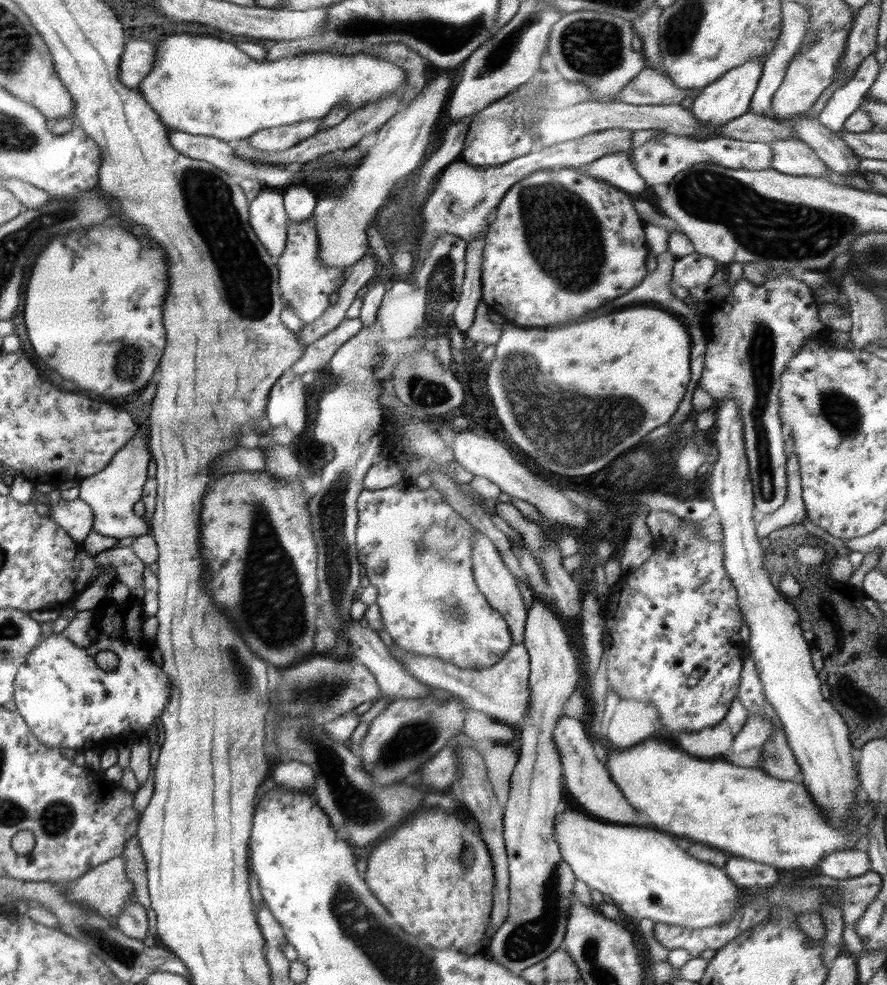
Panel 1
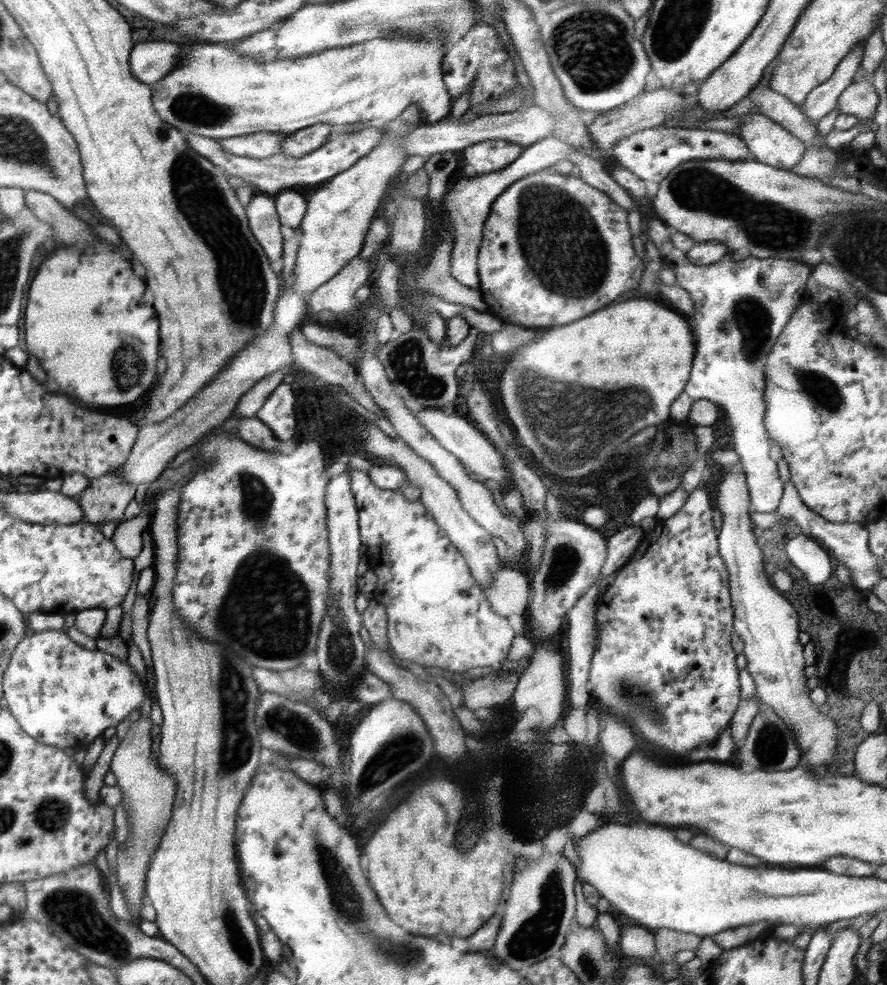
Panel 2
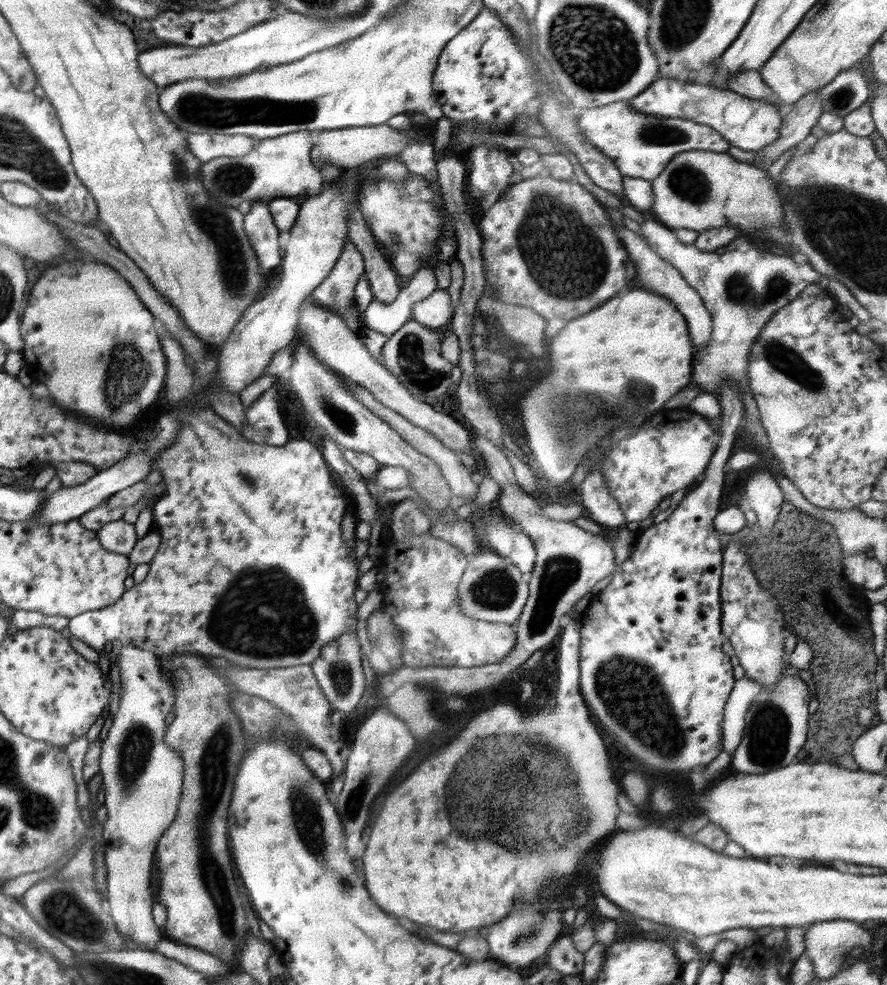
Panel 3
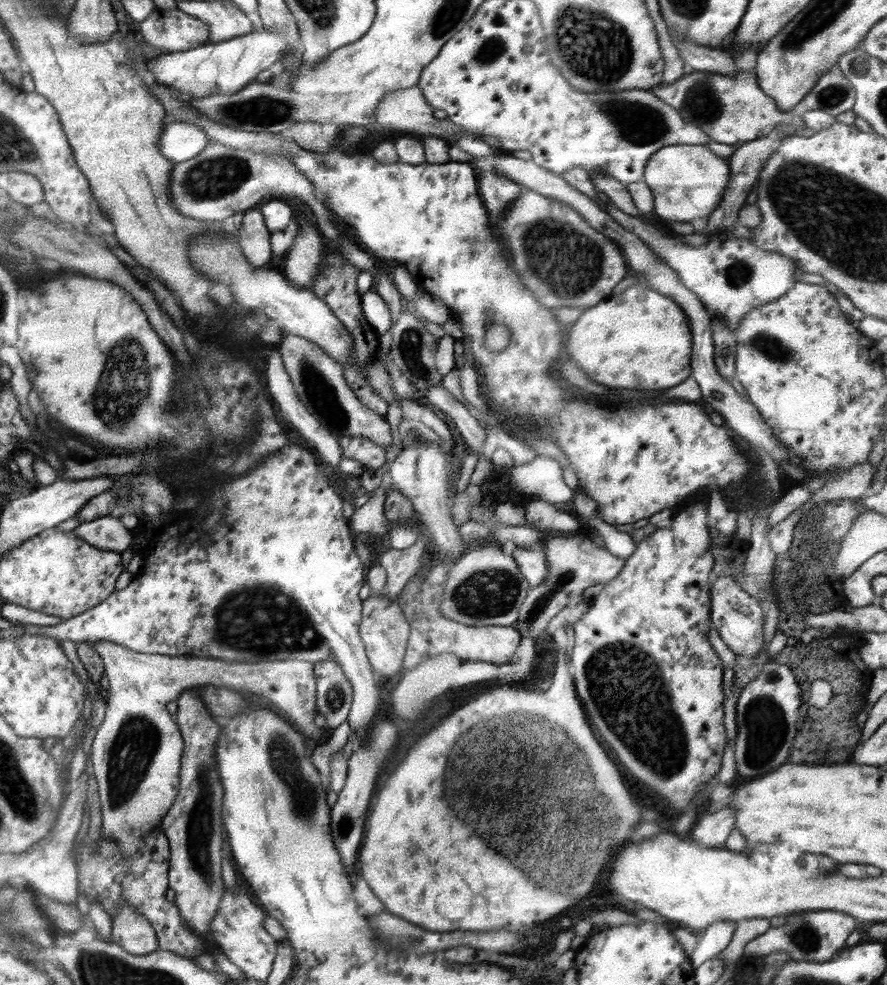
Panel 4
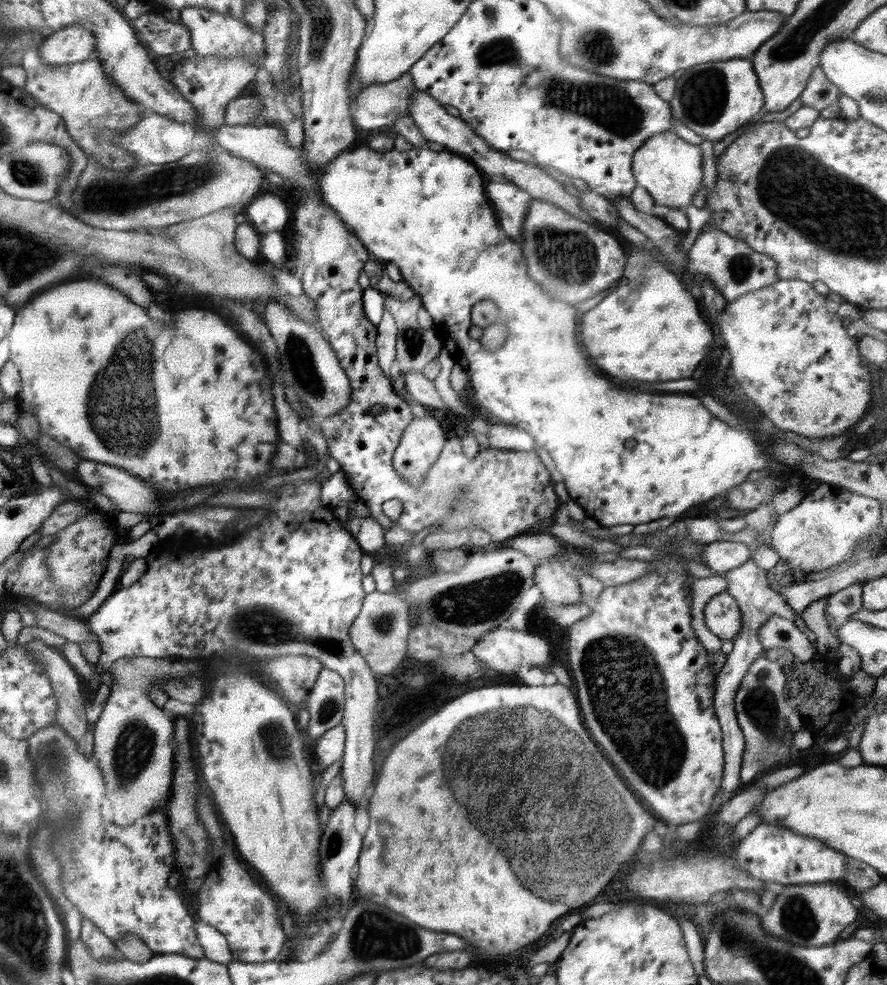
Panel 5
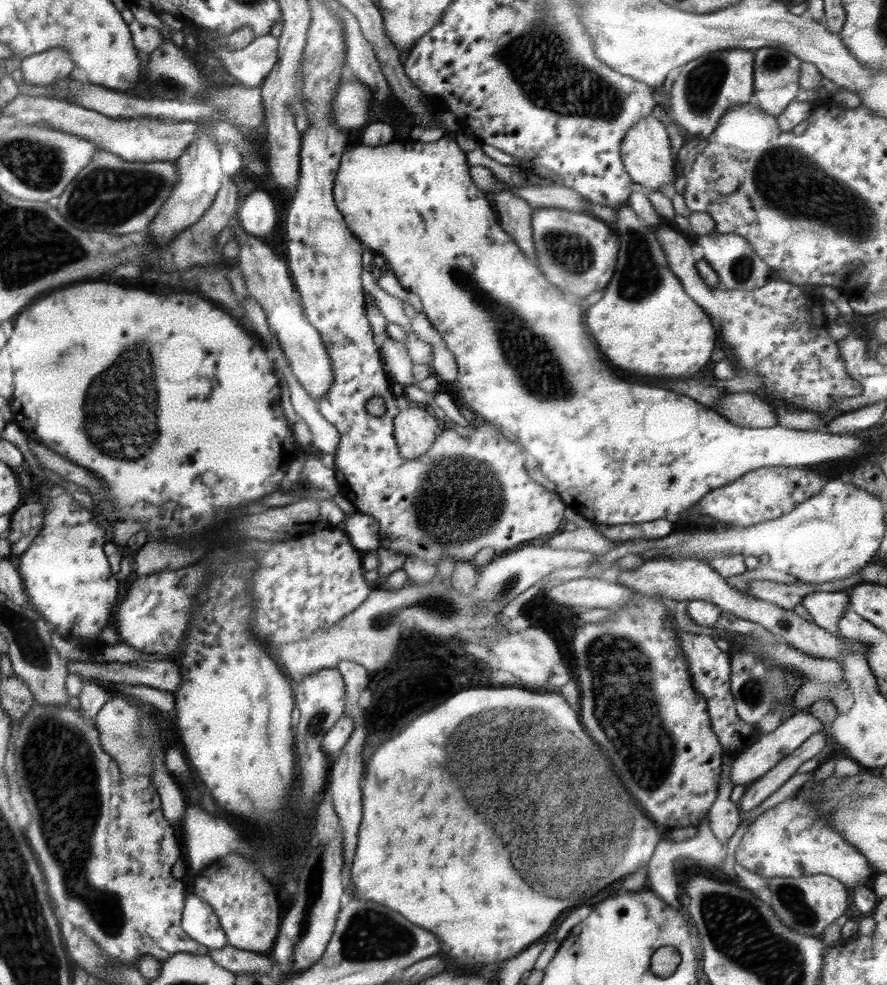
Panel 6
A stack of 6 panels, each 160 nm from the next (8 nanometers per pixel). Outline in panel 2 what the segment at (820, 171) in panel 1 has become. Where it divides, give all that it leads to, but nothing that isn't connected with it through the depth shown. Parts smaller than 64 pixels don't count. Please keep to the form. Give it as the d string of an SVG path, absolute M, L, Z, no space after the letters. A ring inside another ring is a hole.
M757 111L742 115L739 137L748 145L752 160L776 169L790 169L803 159L807 147L783 126Z

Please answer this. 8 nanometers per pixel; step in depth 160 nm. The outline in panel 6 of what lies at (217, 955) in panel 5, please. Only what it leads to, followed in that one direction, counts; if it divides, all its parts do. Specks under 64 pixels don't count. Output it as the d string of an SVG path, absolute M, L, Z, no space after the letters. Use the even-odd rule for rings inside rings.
M194 893L185 898L180 926L192 940L207 946L209 950L218 950L227 945L226 933L214 909Z

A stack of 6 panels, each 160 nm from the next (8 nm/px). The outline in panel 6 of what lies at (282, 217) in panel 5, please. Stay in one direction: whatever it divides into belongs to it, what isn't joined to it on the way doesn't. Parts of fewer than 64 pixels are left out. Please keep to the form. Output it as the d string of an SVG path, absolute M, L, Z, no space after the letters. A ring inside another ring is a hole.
M249 188L243 194L237 217L242 229L252 236L262 238L275 230L276 205L264 190L252 192Z

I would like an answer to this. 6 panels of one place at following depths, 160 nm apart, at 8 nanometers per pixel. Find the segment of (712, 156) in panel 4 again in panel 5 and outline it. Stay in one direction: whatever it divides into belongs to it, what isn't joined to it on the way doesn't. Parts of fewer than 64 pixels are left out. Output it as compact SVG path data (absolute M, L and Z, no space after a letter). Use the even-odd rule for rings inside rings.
M667 130L648 138L635 152L632 173L637 184L649 192L659 211L665 208L686 210L696 192L704 189L702 163L702 150L698 145L688 144L674 131Z

